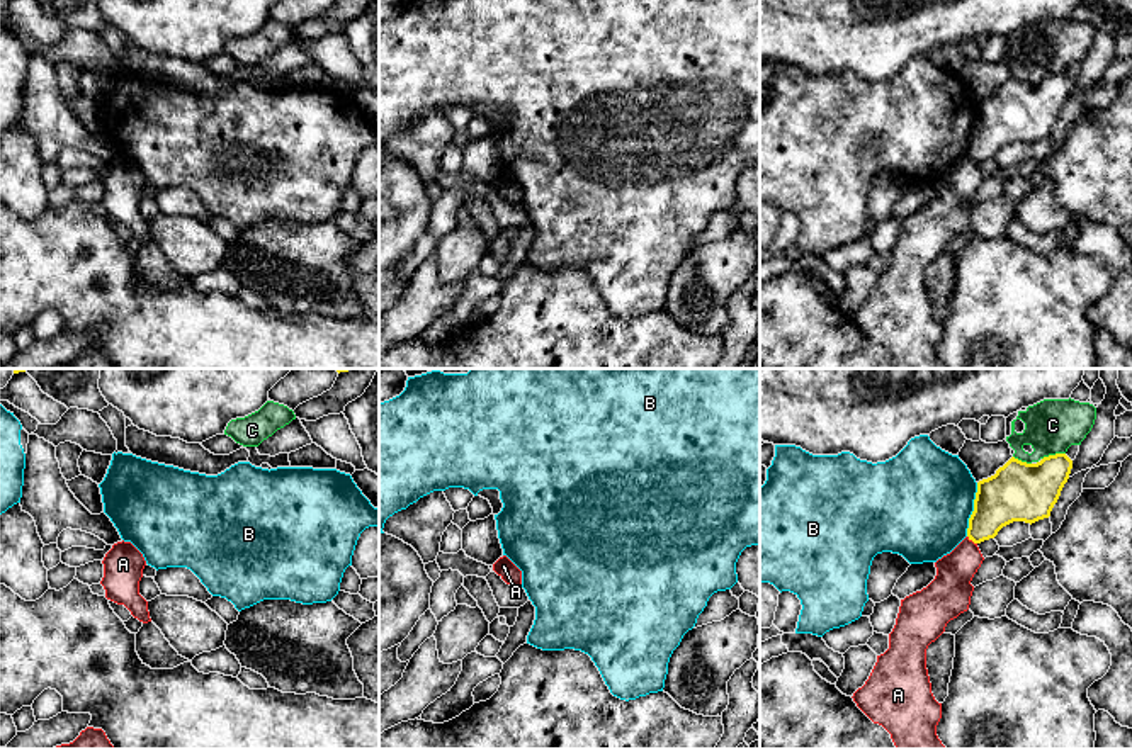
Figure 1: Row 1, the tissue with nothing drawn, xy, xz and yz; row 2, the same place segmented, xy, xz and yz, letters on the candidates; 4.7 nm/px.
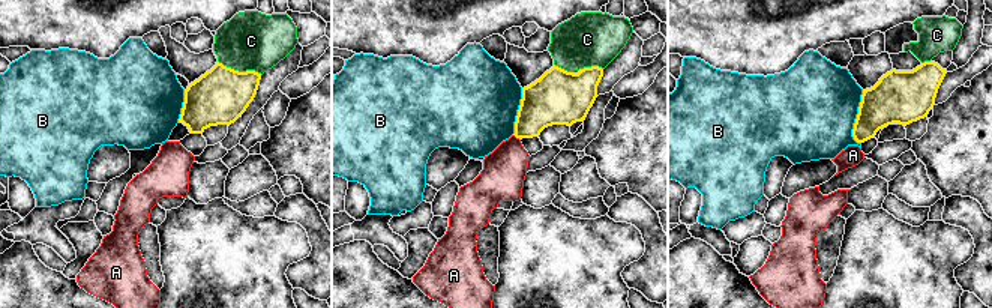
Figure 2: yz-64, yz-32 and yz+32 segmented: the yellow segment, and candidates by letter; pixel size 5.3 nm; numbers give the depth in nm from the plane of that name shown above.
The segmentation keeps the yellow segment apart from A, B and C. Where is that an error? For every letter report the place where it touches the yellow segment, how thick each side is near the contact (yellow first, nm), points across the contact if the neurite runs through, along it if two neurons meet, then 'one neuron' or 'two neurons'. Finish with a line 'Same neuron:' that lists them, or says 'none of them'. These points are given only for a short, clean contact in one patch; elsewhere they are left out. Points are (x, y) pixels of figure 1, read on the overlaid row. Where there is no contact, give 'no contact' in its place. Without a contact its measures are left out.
A: yz (973, 540) | 240/190 nm | along yz (967, 535), (976, 544) | two neurons
B: yz (974, 510) | 280/480 nm | two neurons
C: yz (1052, 456) | 280/260 nm | two neurons
Same neuron: none of them

